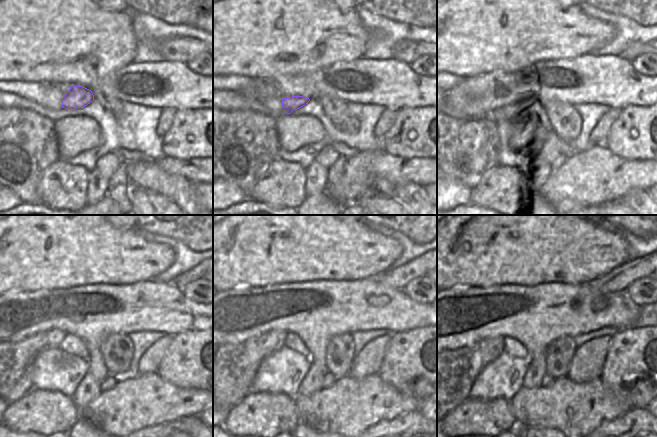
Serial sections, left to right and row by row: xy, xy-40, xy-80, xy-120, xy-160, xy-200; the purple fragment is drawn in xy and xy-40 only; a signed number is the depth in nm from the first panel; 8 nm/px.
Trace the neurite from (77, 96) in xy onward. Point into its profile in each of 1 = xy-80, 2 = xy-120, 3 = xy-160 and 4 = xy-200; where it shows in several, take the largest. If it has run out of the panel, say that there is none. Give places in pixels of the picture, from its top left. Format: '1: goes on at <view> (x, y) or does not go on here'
1: goes on at xy-80 (504, 113)
2: goes on at xy-120 (21, 355)
3: goes on at xy-160 (235, 365)
4: goes on at xy-200 (457, 370)

